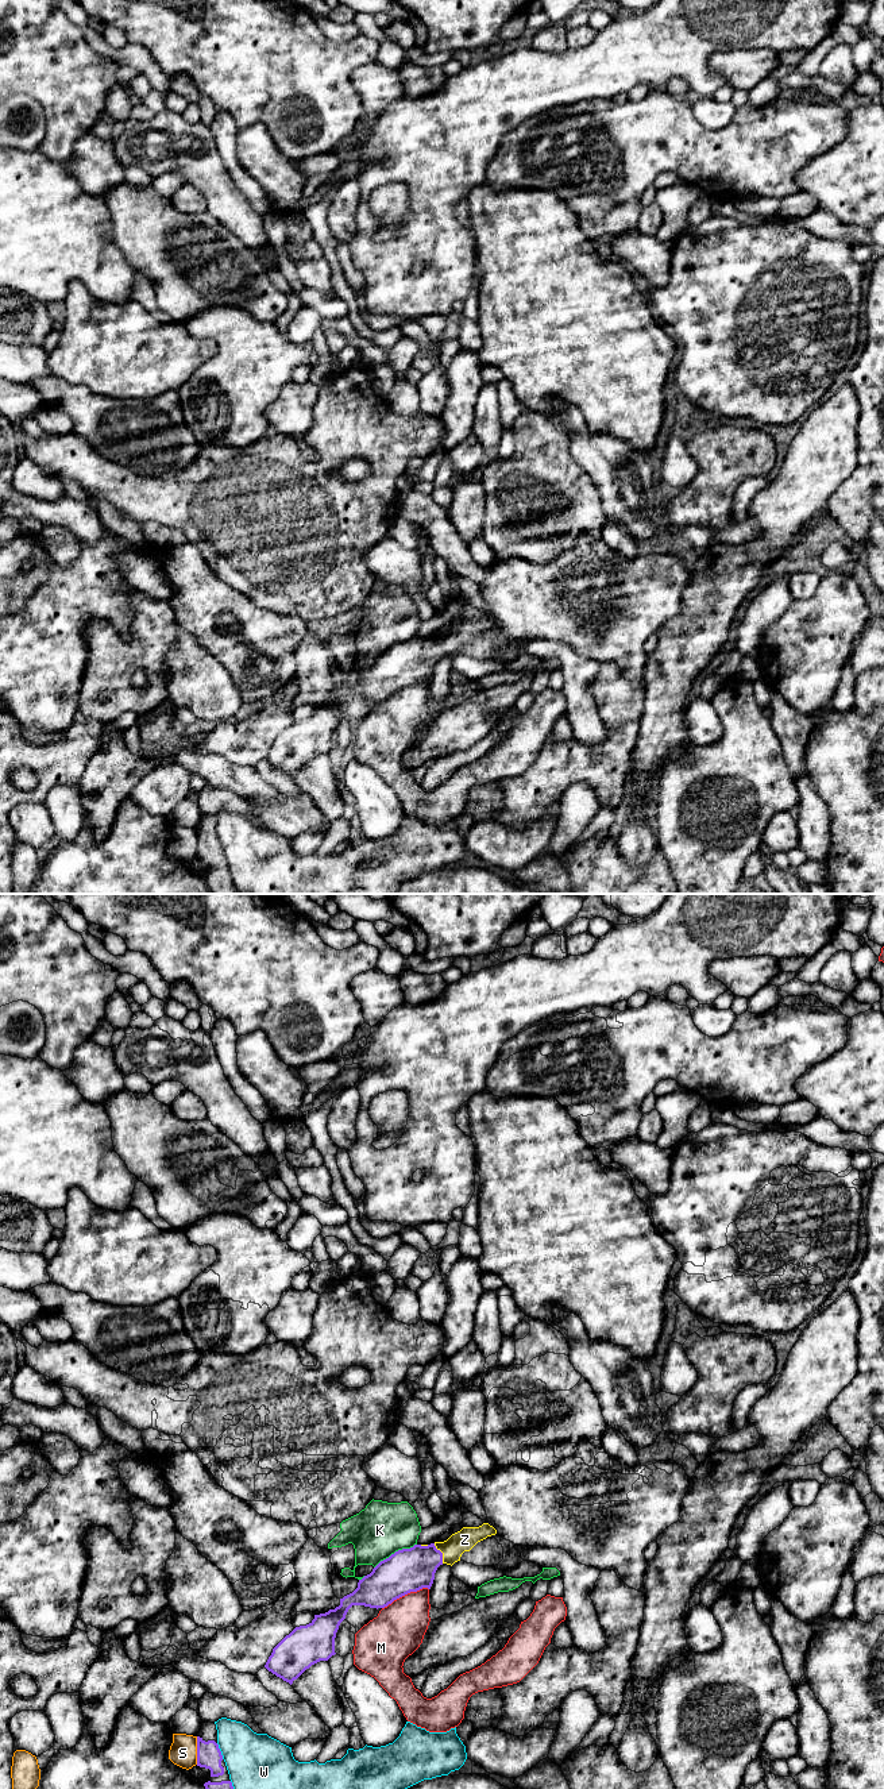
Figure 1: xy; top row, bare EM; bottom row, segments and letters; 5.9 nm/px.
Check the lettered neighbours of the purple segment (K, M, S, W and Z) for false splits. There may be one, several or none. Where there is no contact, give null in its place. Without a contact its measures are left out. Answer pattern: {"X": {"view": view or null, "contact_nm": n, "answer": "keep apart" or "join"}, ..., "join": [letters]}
{"K": {"view": "xy", "contact_nm": 300, "answer": "keep apart"}, "M": {"view": "xy", "contact_nm": 300, "answer": "keep apart"}, "S": {"view": "xy", "contact_nm": 170, "answer": "keep apart"}, "W": {"view": "xy", "contact_nm": 100, "answer": "keep apart"}, "Z": {"view": "xy", "contact_nm": 130, "answer": "join"}, "join": ["Z"]}

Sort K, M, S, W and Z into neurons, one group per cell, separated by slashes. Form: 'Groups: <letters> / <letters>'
Groups: K / M / S / W / Z

